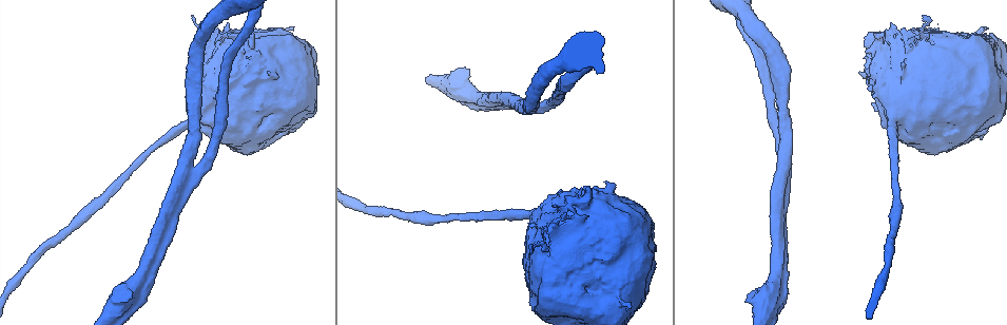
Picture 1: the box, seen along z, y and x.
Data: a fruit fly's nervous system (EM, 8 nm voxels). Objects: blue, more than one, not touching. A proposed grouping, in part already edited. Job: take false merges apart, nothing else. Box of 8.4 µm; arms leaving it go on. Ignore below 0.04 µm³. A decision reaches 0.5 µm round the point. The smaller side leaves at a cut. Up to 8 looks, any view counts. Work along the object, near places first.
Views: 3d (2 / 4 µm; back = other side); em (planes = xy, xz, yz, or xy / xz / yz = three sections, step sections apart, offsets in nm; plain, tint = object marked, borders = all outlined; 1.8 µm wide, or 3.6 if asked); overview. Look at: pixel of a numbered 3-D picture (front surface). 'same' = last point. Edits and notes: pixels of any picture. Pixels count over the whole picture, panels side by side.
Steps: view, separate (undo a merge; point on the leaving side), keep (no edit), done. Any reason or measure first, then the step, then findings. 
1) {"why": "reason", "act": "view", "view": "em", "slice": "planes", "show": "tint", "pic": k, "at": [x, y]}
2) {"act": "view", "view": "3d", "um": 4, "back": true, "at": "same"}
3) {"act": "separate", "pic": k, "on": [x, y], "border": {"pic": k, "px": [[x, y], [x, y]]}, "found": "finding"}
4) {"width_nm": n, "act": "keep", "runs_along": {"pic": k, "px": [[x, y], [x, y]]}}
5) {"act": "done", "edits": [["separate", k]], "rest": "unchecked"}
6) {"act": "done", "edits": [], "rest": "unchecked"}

{"why": "touches itself", "act": "view", "view": "em", "um": 3.6, "slice": "planes", "show": "tint", "pic": 1, "at": [921, 44]}

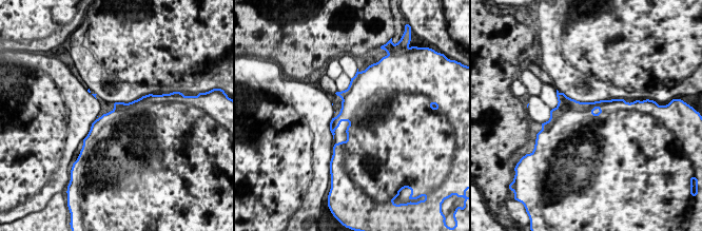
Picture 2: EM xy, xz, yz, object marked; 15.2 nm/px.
{"width_nm": 550, "act": "keep", "found": "continuous, no second neuron"}

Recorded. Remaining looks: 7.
{"why": "closes a loop", "act": "view", "view": "3d", "um": 4, "back": true, "pic": 1, "at": [970, 97]}

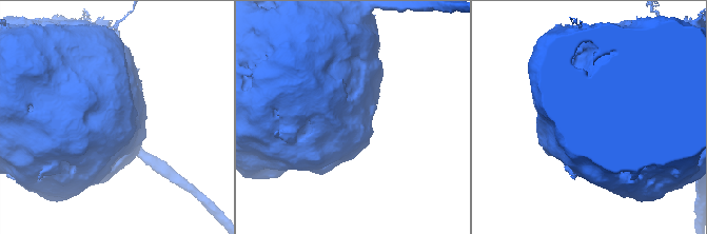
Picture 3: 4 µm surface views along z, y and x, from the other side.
{"act": "view", "view": "em", "um": 3.6, "slice": "xy", "step": 8, "show": "tint", "at": "same"}

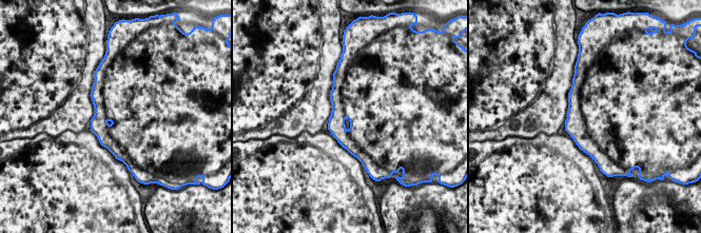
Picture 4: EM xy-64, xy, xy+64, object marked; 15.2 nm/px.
{"why": "another direction", "act": "view", "view": "em", "um": 3.6, "slice": "planes", "show": "borders", "at": "same"}

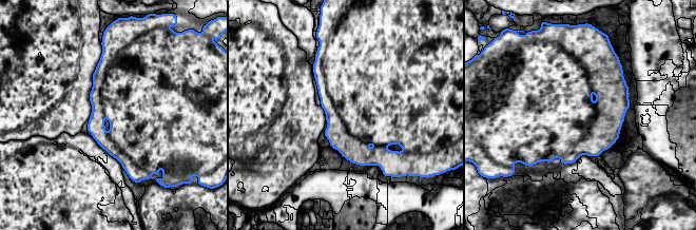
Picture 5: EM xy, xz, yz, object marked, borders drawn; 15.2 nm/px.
{"act": "keep", "found": "one neuron here"}

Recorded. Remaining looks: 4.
{"why": "thick turns thin", "act": "view", "view": "em", "slice": "xz", "step": 16, "show": "tint", "pic": 1, "at": [618, 300]}

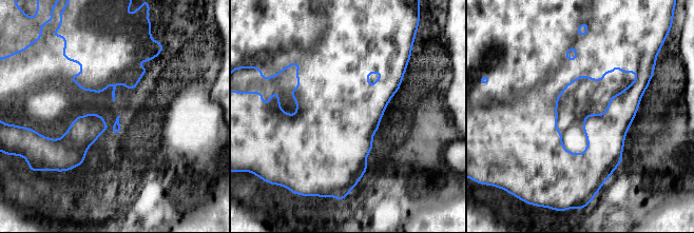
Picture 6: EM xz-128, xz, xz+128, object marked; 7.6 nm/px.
{"act": "view", "view": "em", "slice": "planes", "show": "borders", "at": "same"}

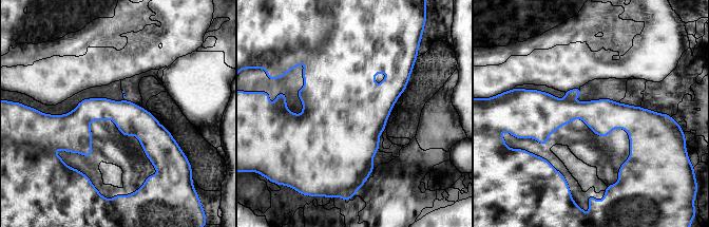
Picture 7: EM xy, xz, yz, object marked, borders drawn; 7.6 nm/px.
{"act": "keep", "runs_along": {"pic": 7, "px": [[528, 110], [583, 110], [654, 120]]}, "found": "continuous, no second neuron"}

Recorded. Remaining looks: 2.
{"act": "done", "edits": [], "rest": "unchecked"}

